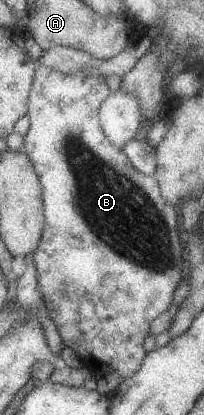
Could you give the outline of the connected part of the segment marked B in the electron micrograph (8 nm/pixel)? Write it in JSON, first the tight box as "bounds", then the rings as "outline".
{"bounds":[19,64,184,381],"outline":[[[36,64],[32,84],[27,102],[27,116],[30,120],[28,132],[23,136],[23,143],[19,152],[24,152],[30,160],[36,176],[42,188],[42,216],[44,216],[44,226],[40,242],[36,250],[32,252],[32,262],[36,270],[37,291],[45,303],[50,320],[55,324],[55,328],[61,338],[64,347],[72,350],[84,364],[84,370],[88,374],[105,377],[112,372],[118,374],[120,381],[138,370],[145,351],[142,346],[144,338],[150,334],[150,324],[163,312],[168,310],[172,304],[172,294],[178,288],[178,284],[184,278],[184,241],[180,228],[180,215],[178,211],[164,200],[160,194],[158,183],[154,176],[144,175],[136,168],[132,167],[130,161],[121,149],[112,146],[108,138],[104,136],[98,118],[99,104],[108,96],[109,90],[103,76],[86,76],[84,72],[76,72],[66,76],[57,70]]]}

